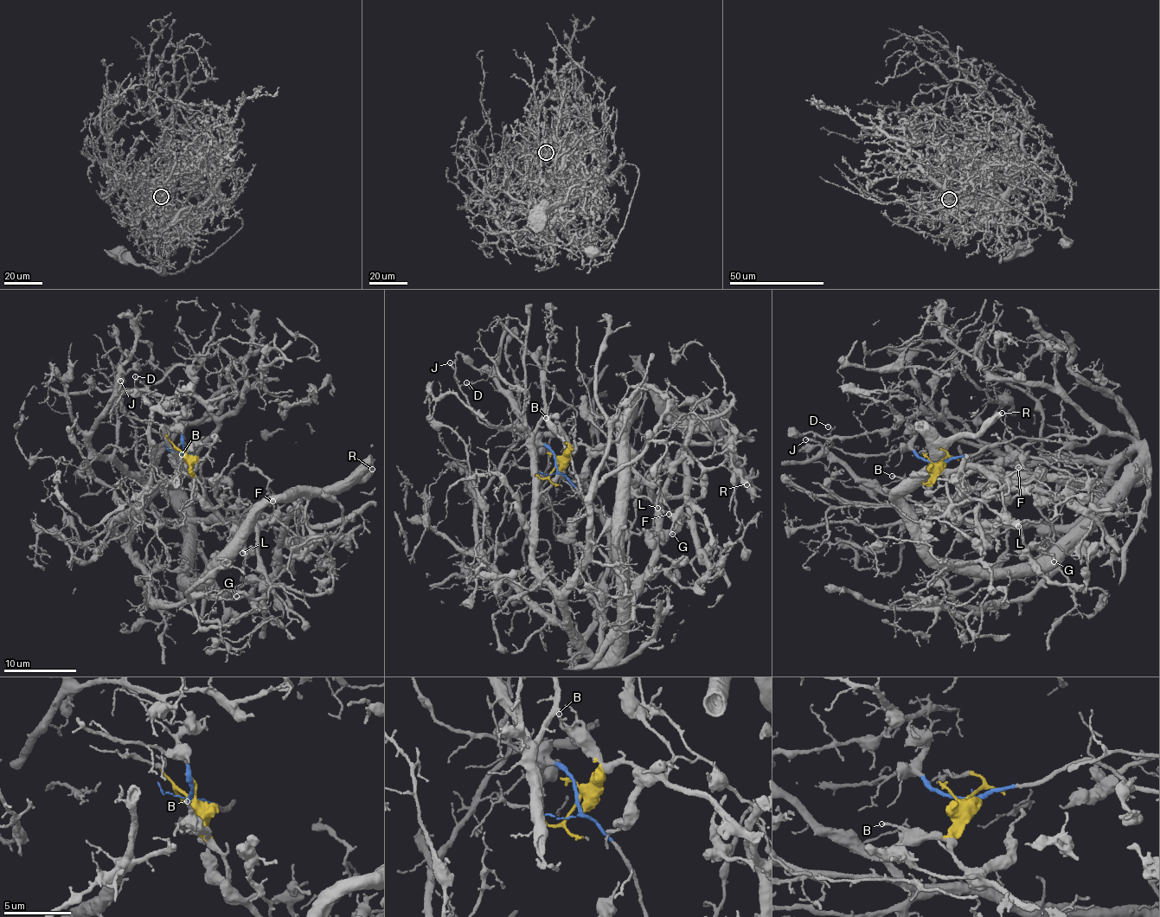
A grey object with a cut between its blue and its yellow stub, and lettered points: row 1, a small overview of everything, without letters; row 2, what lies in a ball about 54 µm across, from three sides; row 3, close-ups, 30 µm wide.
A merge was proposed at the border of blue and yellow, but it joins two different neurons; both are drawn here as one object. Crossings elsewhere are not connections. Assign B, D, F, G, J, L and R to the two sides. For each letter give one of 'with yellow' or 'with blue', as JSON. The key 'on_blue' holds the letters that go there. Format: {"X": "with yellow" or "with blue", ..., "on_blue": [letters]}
{"B": "with yellow", "D": "with blue", "F": "with yellow", "G": "with yellow", "J": "with blue", "L": "with yellow", "R": "with yellow", "on_blue": ["D", "J"]}

